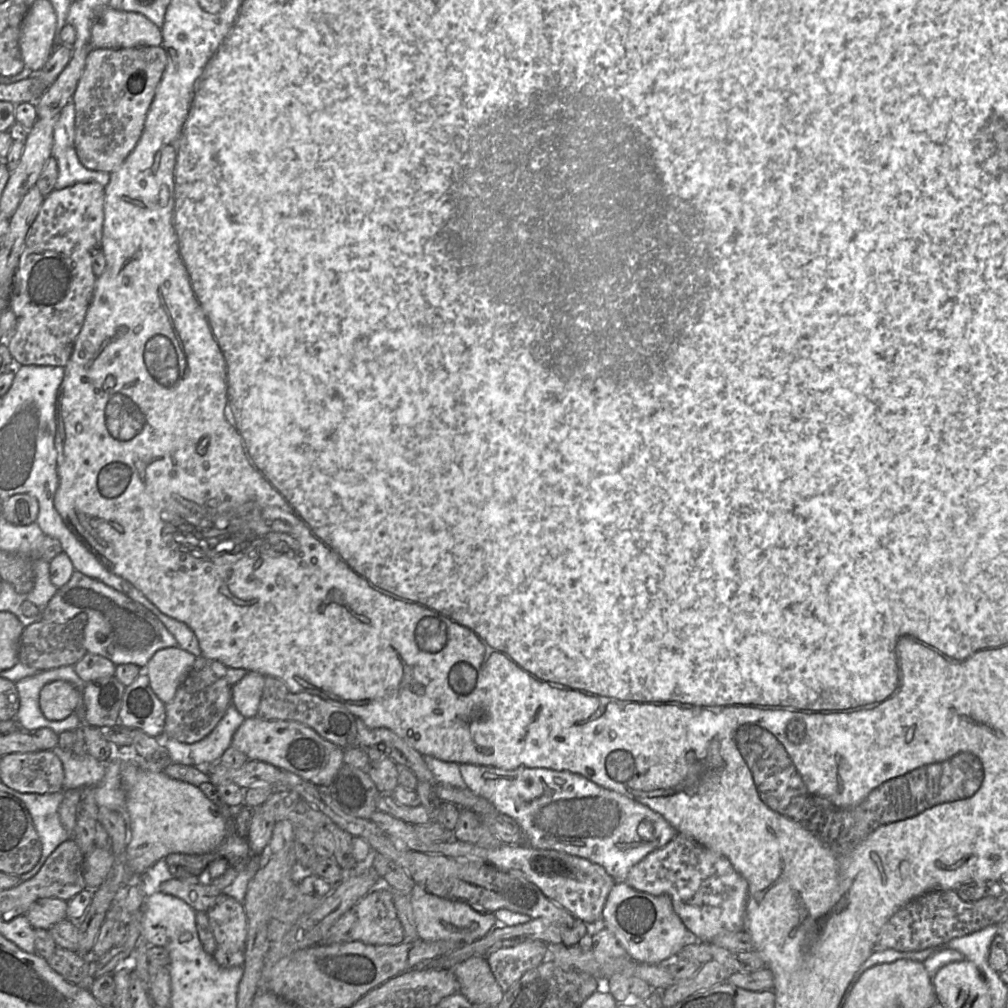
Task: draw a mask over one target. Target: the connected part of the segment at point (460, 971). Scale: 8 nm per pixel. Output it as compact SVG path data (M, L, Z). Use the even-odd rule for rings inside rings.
M471 957L451 970L459 982L459 992L471 1004L497 1007L504 992L495 979L486 957Z

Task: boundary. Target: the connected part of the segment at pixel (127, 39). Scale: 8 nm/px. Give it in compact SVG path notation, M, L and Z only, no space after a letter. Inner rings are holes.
M108 5L99 10L91 27L91 48L162 46L161 28L144 15L116 10Z

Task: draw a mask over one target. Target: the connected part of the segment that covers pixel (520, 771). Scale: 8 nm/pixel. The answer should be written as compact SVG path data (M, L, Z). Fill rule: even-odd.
M460 764L467 788L488 800L500 813L513 818L526 835L527 845L555 850L587 859L602 866L616 883L626 882L629 870L649 853L664 847L677 834L659 813L625 795L603 788L580 774L548 768L519 767L505 770L494 766Z

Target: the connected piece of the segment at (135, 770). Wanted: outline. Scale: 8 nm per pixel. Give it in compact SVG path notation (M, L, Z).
M122 764L121 769L121 781L122 786L126 795L126 809L128 812L128 816L130 818L130 828L132 832L132 838L127 846L126 854L125 854L125 868L127 871L127 883L129 876L142 876L149 869L154 866L157 868L160 867L160 864L164 862L164 859L173 853L183 853L183 854L205 854L215 850L224 840L226 836L226 821L223 818L219 808L210 801L198 788L190 783L183 782L180 780L175 780L164 774L163 771L157 769L142 769L137 764Z

